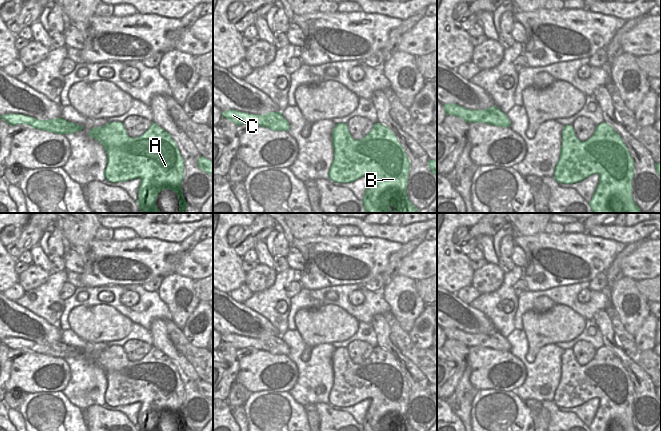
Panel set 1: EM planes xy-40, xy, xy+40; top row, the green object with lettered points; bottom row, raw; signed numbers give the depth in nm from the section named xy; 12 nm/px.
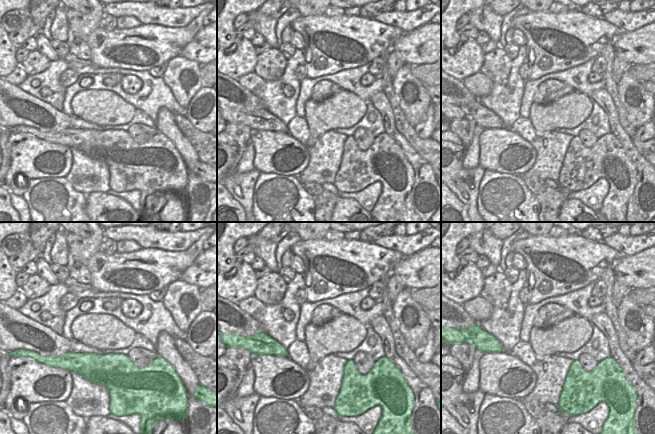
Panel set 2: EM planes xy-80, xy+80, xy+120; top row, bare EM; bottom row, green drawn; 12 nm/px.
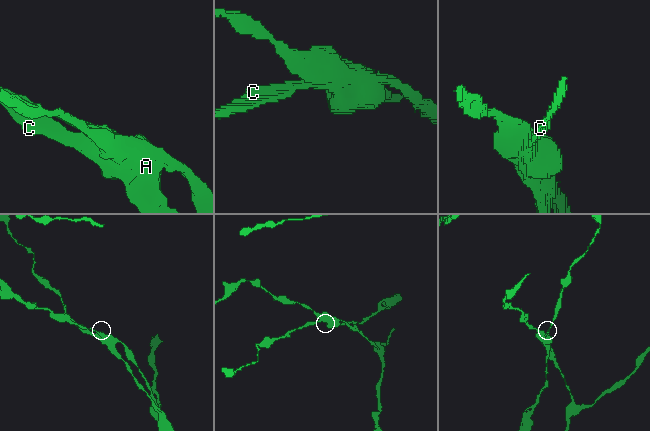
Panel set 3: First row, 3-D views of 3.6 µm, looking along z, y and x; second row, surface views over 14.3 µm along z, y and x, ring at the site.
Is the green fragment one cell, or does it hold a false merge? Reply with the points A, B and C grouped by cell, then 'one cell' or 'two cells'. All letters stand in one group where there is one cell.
groups A C / B; two cells

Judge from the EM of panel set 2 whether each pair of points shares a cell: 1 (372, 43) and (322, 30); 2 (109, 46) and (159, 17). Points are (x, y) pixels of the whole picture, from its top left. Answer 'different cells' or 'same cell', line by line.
1: same cell
2: different cells

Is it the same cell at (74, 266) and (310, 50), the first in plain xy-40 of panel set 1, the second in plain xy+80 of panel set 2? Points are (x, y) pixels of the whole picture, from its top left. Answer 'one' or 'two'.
two

